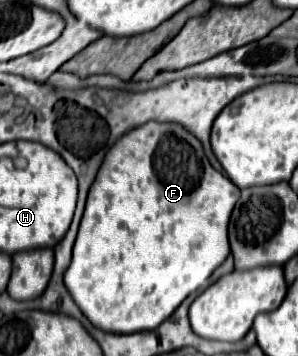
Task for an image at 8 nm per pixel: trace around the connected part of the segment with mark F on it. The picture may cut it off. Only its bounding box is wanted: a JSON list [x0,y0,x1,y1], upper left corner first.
[64,120,240,334]

